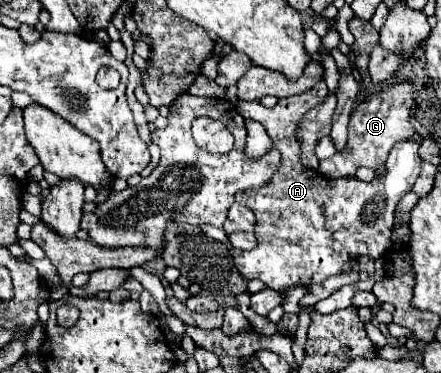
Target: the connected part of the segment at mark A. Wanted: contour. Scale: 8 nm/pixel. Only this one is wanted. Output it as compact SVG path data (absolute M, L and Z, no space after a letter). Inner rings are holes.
M318 81L318 85L314 85L314 89L308 89L308 93L300 93L300 95L292 95L292 97L282 97L278 99L276 107L266 109L262 107L258 101L238 101L238 111L242 113L244 119L254 119L258 123L264 125L266 133L272 139L272 145L278 149L280 153L280 167L274 173L274 177L262 185L262 189L248 189L248 191L240 191L236 201L250 207L256 215L256 227L254 227L254 235L258 239L256 249L252 251L238 251L238 249L230 249L230 255L234 257L234 263L238 267L238 273L244 279L260 279L262 283L266 283L270 289L280 291L286 285L300 285L300 287L308 287L314 283L322 283L324 279L328 279L330 275L338 275L344 271L344 267L350 261L350 255L384 255L386 249L390 249L392 241L392 227L394 227L394 209L400 201L400 197L404 197L418 173L420 173L420 155L418 155L418 141L400 141L398 145L394 145L394 149L388 155L388 161L384 165L384 169L370 181L360 181L358 177L342 177L342 179L328 179L322 177L318 171L312 169L304 169L300 163L300 141L296 139L296 127L300 123L300 119L304 117L304 113L322 103L328 95L326 83Z

